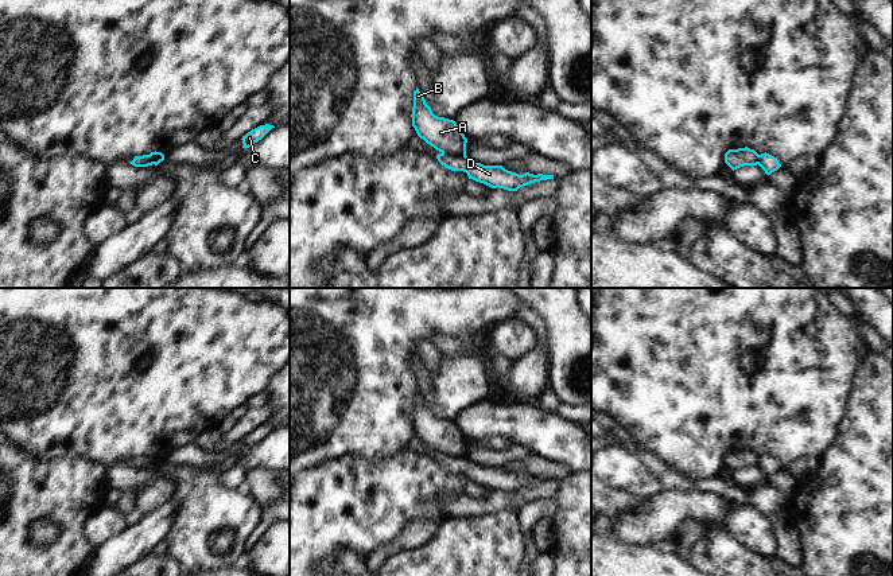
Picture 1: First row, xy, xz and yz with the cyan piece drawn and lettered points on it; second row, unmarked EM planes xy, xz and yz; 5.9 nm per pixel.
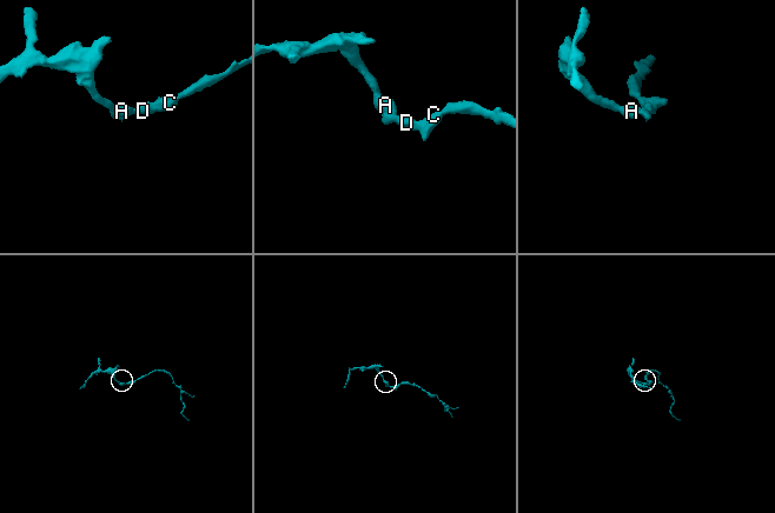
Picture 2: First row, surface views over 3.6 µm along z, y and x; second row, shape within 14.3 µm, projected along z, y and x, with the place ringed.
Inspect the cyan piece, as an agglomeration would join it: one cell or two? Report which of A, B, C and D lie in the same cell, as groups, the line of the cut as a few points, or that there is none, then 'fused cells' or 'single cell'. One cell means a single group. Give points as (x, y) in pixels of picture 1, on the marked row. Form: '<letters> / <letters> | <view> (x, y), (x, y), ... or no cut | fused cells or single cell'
A B / C D | xz (442, 152), (465, 155) | fused cells

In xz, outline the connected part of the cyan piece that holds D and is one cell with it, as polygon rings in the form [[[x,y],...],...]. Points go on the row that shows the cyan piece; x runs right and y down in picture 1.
[[[447,153],[436,155],[438,161],[451,171],[463,171],[469,179],[484,183],[492,188],[517,191],[520,187],[535,182],[554,179],[554,175],[529,174],[519,175],[505,170],[502,166],[484,166],[470,160],[466,155],[453,156]]]

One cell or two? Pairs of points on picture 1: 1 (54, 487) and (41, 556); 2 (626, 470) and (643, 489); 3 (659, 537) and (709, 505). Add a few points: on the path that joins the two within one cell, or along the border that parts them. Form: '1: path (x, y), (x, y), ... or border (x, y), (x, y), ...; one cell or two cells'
1: path (68, 506), (68, 537), (59, 545); one cell
2: path (629, 474), (640, 485); one cell
3: path (667, 524), (686, 505), (695, 505); one cell

